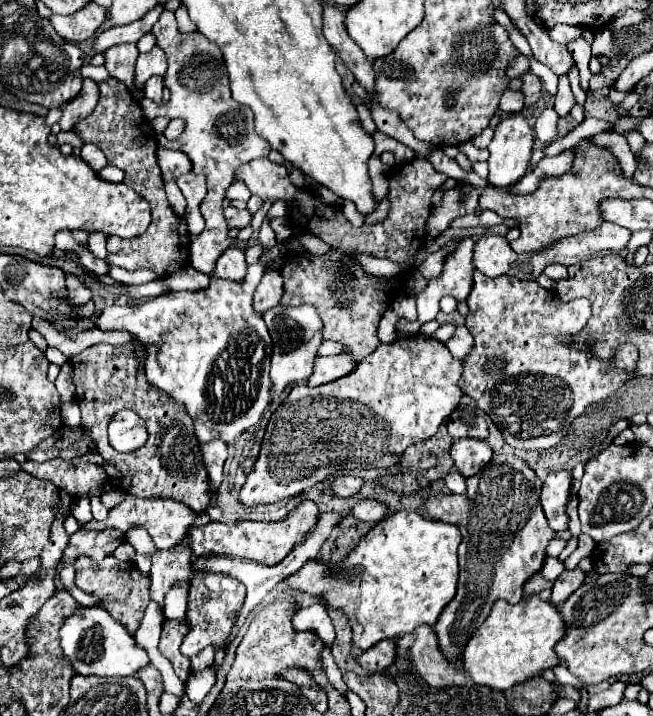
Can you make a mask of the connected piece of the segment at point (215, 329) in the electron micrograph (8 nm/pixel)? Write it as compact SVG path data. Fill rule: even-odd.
M255 263L247 267L245 281L239 285L235 281L211 277L209 287L195 293L177 291L171 295L159 295L147 299L139 305L127 305L127 307L113 305L103 309L103 313L95 323L101 329L125 329L129 333L133 331L139 337L139 341L147 345L145 373L149 377L149 383L167 391L185 407L187 415L193 419L195 437L201 445L213 439L221 439L223 443L235 441L235 437L239 437L249 427L259 423L263 409L271 401L267 393L267 389L271 387L269 381L271 337L267 333L263 317L259 317L251 309L253 293L263 273L265 267L261 263Z

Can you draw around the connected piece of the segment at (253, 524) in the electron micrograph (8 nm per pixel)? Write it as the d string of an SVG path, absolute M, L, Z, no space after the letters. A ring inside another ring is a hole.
M309 499L301 501L285 519L281 521L239 521L228 526L219 521L211 521L202 526L196 526L189 531L189 548L197 557L210 552L219 555L239 555L249 561L261 563L261 565L277 565L281 559L287 557L287 553L309 533L309 529L315 525L317 519L317 505Z

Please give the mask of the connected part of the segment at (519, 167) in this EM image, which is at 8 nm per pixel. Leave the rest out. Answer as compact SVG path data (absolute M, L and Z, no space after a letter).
M511 113L509 117L505 117L497 127L495 127L495 137L489 143L489 183L495 187L507 187L513 185L515 181L519 181L529 165L531 159L531 149L533 149L533 141L535 135L529 127L529 121L525 119L523 113Z

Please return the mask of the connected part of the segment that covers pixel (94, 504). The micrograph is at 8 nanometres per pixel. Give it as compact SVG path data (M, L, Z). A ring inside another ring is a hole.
M95 495L95 497L91 497L91 509L93 509L93 517L97 519L97 521L103 521L103 519L107 519L107 513L109 513L109 509L101 503L101 499Z

